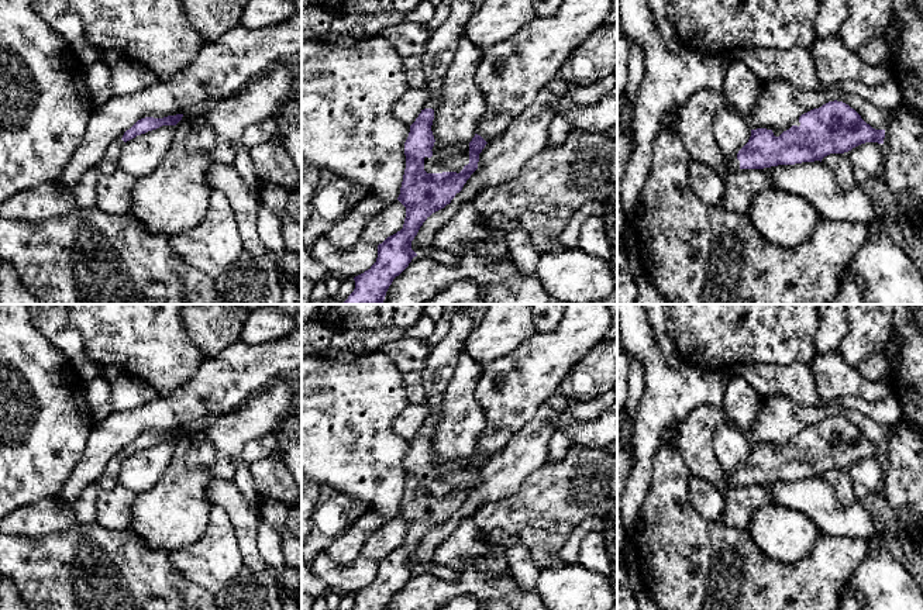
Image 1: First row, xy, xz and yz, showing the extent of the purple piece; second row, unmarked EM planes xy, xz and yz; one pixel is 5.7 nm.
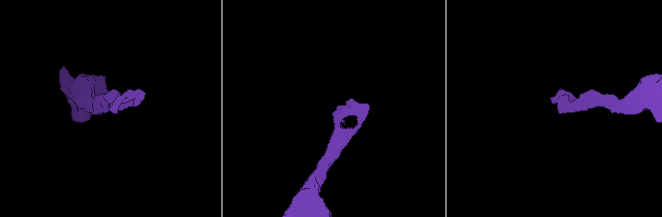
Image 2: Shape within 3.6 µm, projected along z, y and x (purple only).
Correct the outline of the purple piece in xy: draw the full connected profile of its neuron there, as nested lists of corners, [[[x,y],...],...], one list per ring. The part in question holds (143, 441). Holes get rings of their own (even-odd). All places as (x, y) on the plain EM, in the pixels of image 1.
[[[183,430],[168,431],[163,434],[145,432],[138,435],[130,445],[123,451],[123,456],[127,458],[137,451],[145,449],[148,447],[156,445],[162,441],[176,441],[182,435]]]

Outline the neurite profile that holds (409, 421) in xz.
[[[426,403],[409,404],[393,421],[393,431],[399,437],[411,441],[419,430],[426,424],[430,414],[431,409]]]

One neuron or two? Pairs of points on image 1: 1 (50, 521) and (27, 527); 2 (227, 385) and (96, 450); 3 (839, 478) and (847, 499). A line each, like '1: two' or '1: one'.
1: one
2: one
3: one

